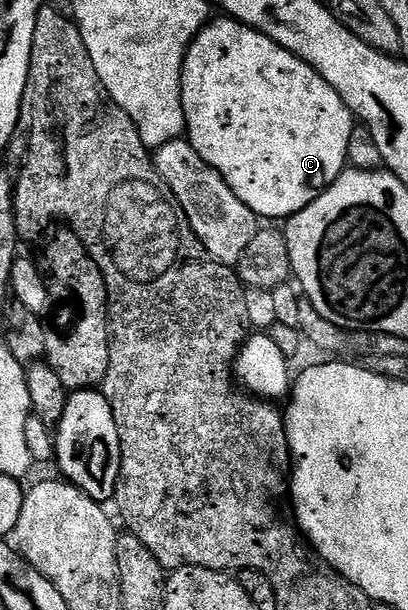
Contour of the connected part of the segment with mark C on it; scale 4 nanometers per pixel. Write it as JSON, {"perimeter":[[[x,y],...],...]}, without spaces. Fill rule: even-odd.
{"perimeter":[[[233,19],[222,20],[226,21],[211,20],[198,32],[196,39],[188,47],[182,64],[182,106],[186,116],[186,133],[190,146],[201,155],[204,163],[211,165],[225,179],[236,199],[240,199],[240,203],[244,203],[253,213],[257,213],[259,218],[289,219],[304,207],[311,205],[341,175],[343,169],[347,168],[348,139],[352,139],[356,118],[344,103],[344,99],[340,99],[334,88],[306,61],[301,61],[295,53],[289,53],[276,41],[268,39],[268,35],[256,31],[250,25],[243,25],[241,21]]]}

